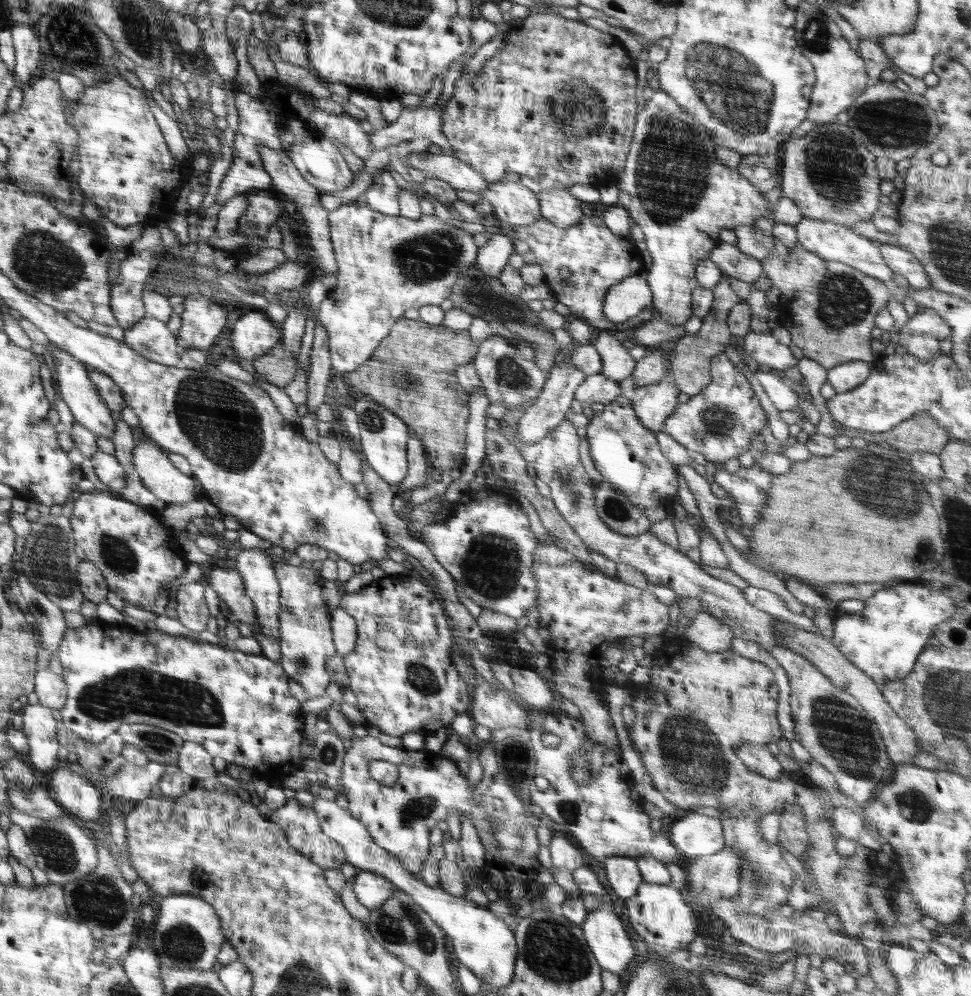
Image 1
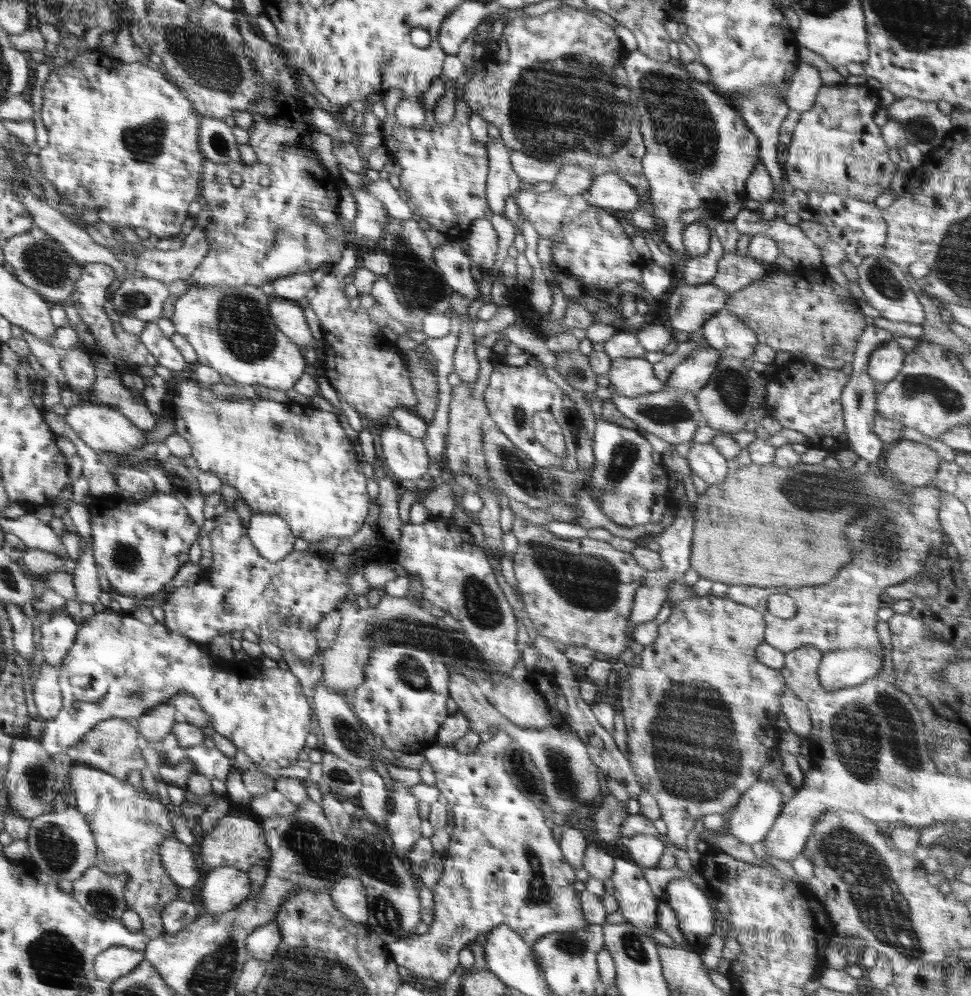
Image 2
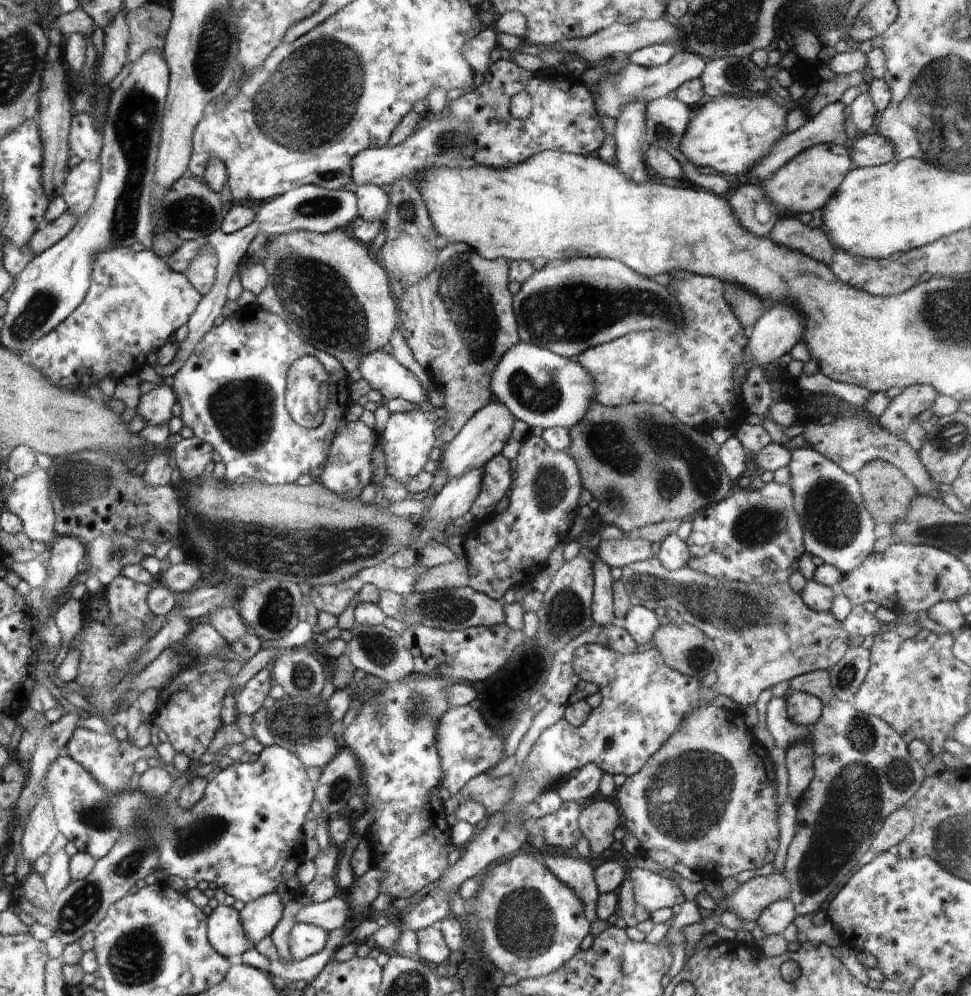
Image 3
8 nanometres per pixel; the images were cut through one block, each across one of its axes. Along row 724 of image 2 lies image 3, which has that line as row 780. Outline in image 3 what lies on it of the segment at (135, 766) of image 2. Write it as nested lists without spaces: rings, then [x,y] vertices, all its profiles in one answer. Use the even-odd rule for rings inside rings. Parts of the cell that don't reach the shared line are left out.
[[[77,727],[74,730],[74,734],[66,746],[66,752],[68,752],[67,756],[79,763],[84,770],[88,770],[112,794],[122,794],[126,790],[135,788],[134,764],[137,760],[140,760],[140,758],[147,760],[158,756],[155,746],[137,748],[127,740],[120,742],[114,736],[100,734],[83,727]]]

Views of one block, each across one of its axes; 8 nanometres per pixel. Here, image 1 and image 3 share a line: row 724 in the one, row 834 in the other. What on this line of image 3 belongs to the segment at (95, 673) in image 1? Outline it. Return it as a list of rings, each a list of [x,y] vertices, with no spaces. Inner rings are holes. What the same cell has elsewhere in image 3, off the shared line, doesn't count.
[[[266,746],[256,762],[242,764],[237,761],[222,769],[214,780],[208,782],[202,798],[190,810],[184,810],[176,800],[164,802],[162,796],[148,798],[136,788],[122,794],[112,794],[70,756],[62,756],[54,761],[45,778],[45,788],[48,788],[48,798],[52,802],[58,832],[67,842],[73,842],[78,851],[88,854],[96,861],[110,854],[122,832],[132,830],[138,818],[150,818],[152,824],[148,828],[148,834],[158,850],[158,866],[167,875],[184,880],[194,879],[197,883],[214,882],[226,895],[244,903],[276,892],[282,898],[282,905],[285,905],[292,898],[301,895],[302,887],[297,882],[296,870],[305,860],[306,838],[302,826],[306,814],[311,810],[315,785],[308,778],[306,767],[286,748]]]

